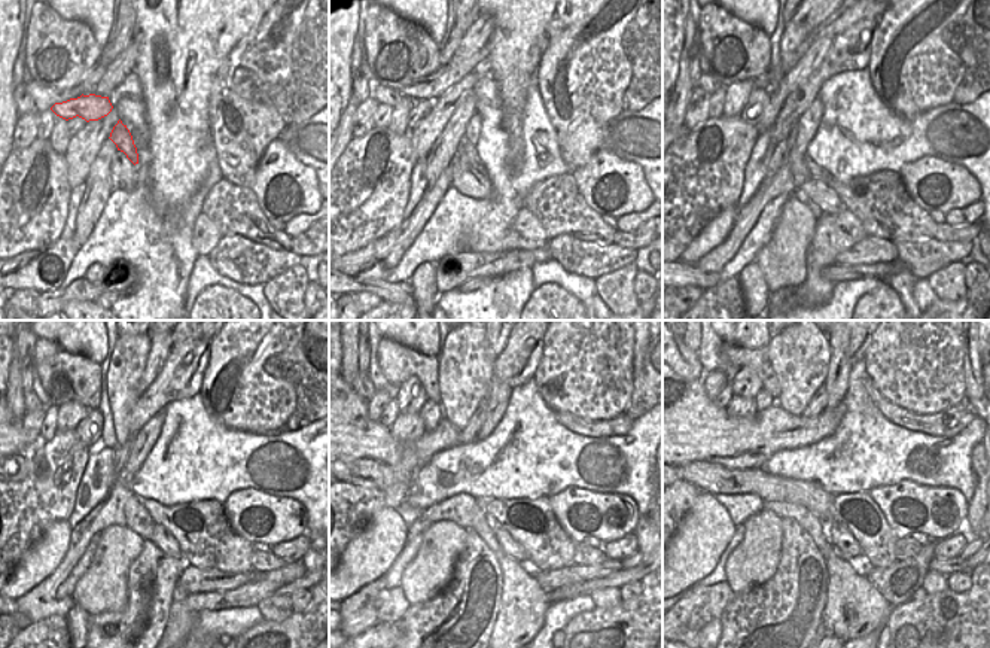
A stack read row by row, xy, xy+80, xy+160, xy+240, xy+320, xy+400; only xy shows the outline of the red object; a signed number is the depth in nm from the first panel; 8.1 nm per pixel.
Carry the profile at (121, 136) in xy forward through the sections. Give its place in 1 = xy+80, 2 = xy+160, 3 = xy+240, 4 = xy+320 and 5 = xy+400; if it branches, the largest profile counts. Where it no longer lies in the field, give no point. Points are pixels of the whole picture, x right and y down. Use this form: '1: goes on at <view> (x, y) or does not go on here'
1: goes on at xy+80 (460, 154)
2: goes on at xy+160 (800, 175)
3: goes on at xy+240 (139, 520)
4: goes on at xy+320 (520, 617)
5: goes on at xy+400 (855, 608)

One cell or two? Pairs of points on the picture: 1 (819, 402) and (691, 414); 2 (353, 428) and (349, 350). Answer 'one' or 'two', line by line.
1: two
2: two

